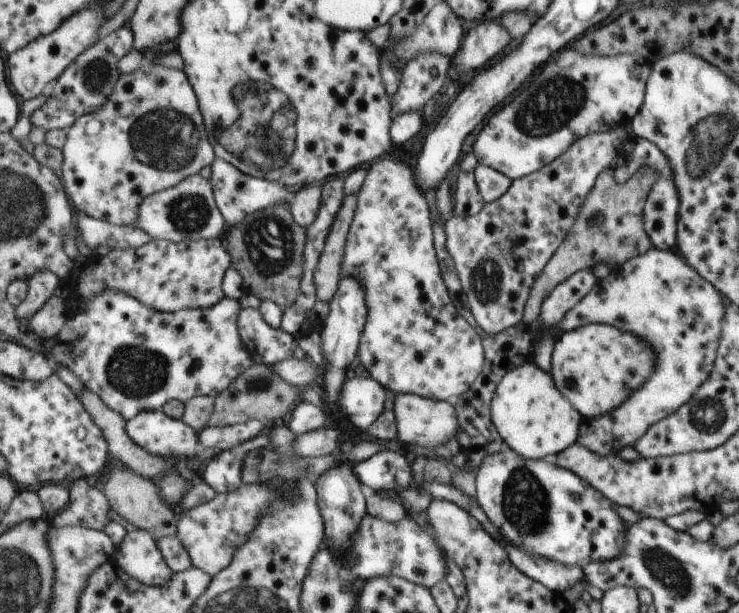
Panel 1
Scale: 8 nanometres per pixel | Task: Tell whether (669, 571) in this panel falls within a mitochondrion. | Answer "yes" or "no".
yes

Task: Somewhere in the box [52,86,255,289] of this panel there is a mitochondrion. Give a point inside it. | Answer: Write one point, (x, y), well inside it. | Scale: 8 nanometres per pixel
(165, 140)

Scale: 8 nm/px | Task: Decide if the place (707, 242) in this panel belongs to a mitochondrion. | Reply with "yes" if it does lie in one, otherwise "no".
no

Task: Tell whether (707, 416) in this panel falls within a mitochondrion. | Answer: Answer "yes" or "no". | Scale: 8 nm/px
yes

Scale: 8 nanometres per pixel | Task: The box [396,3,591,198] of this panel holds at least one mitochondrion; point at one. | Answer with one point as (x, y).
(549, 108)

